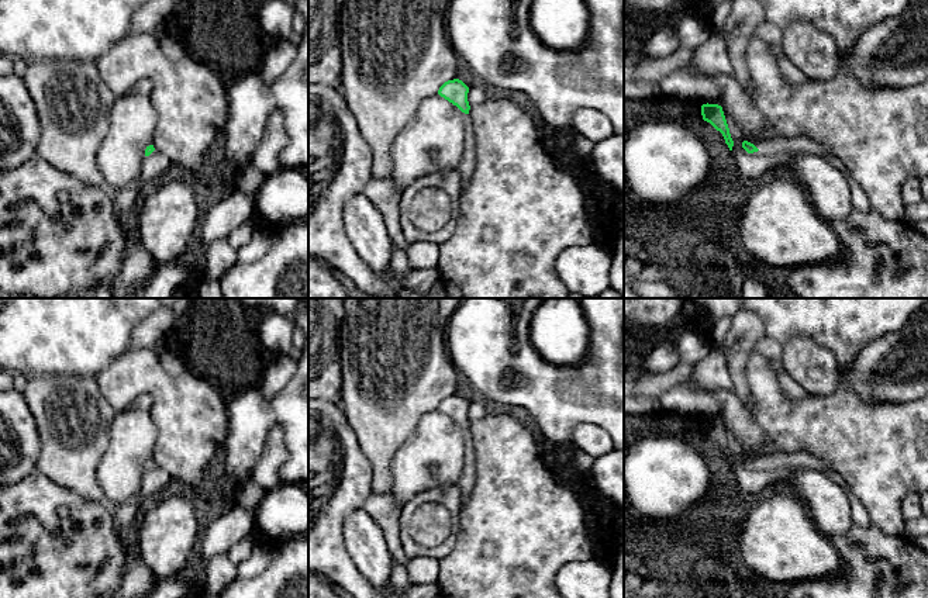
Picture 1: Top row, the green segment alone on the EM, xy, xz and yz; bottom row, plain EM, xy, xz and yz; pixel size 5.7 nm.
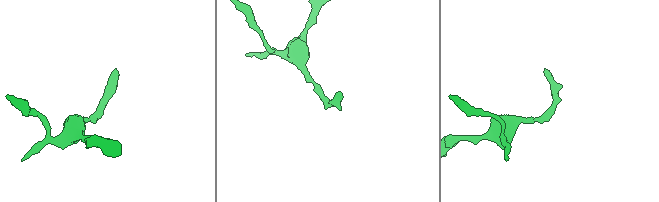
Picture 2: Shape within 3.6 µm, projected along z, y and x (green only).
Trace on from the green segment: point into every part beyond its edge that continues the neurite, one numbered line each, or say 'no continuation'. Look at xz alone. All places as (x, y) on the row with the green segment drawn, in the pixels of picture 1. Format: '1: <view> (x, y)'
no continuation

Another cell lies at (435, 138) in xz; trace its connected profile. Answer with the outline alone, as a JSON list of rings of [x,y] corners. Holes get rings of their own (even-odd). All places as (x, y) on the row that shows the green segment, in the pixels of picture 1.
[[[438,93],[425,97],[411,122],[396,136],[389,180],[401,193],[415,180],[445,169],[458,170],[469,118]]]

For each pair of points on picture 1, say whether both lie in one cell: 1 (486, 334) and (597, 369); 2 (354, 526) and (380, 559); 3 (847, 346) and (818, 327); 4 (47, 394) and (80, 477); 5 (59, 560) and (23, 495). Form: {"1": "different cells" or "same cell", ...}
{"1": "same cell", "2": "same cell", "3": "same cell", "4": "same cell", "5": "same cell"}

